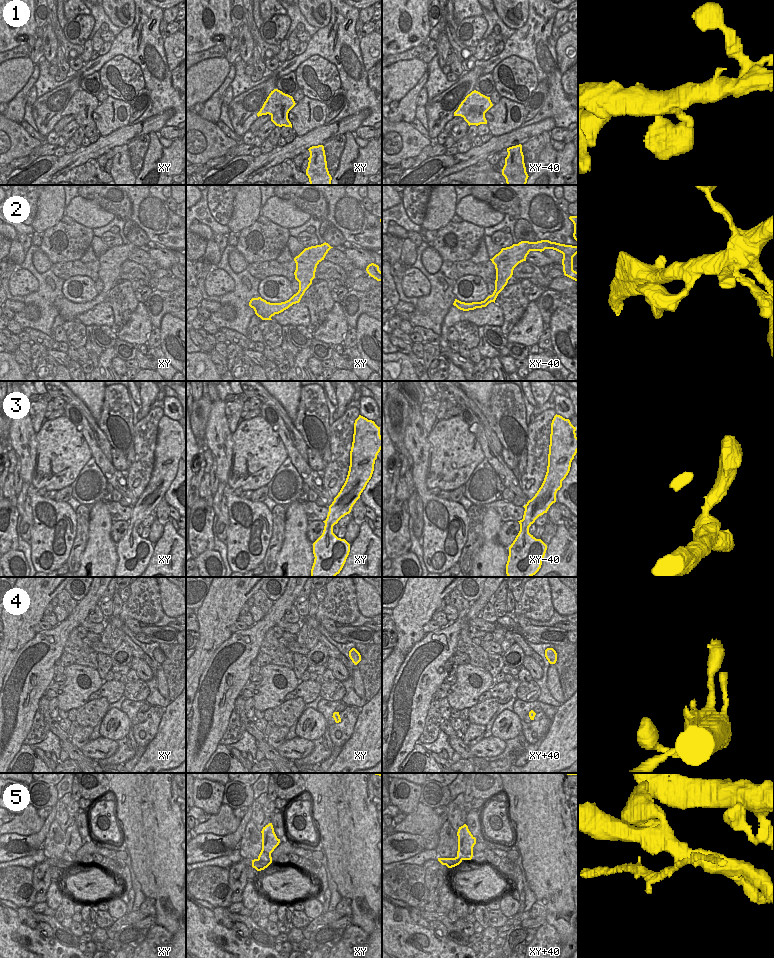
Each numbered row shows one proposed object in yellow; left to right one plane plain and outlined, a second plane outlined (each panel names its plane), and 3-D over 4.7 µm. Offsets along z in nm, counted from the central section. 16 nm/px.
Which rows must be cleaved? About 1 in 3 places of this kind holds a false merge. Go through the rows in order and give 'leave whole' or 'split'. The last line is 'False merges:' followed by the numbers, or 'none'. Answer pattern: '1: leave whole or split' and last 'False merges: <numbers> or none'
1: leave whole
2: leave whole
3: leave whole
4: leave whole
5: split
False merges: 5

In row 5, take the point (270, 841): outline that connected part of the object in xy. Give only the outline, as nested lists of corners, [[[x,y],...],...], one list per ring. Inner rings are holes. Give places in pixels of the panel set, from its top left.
[[[272,823],[263,827],[262,831],[262,850],[258,859],[264,862],[272,863],[271,853],[279,845],[280,839],[277,838]]]

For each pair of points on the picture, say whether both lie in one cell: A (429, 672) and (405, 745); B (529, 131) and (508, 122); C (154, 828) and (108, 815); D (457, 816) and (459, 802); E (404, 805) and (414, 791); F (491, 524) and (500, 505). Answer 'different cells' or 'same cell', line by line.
A: same cell
B: different cells
C: different cells
D: same cell
E: same cell
F: different cells

